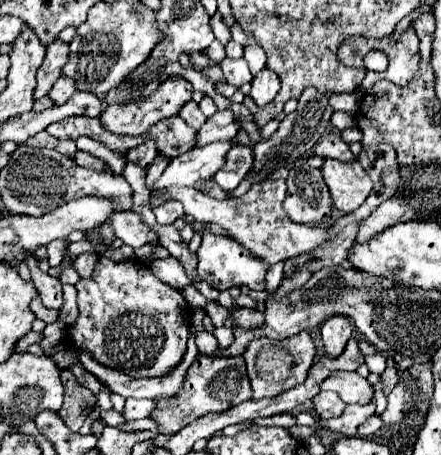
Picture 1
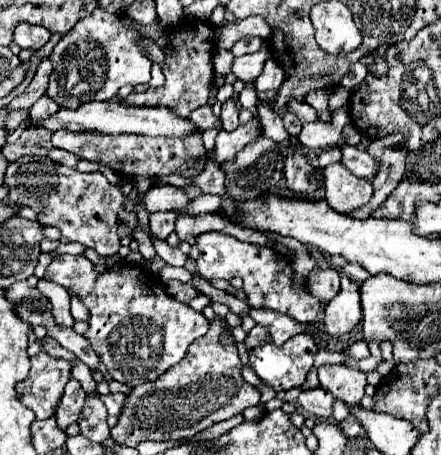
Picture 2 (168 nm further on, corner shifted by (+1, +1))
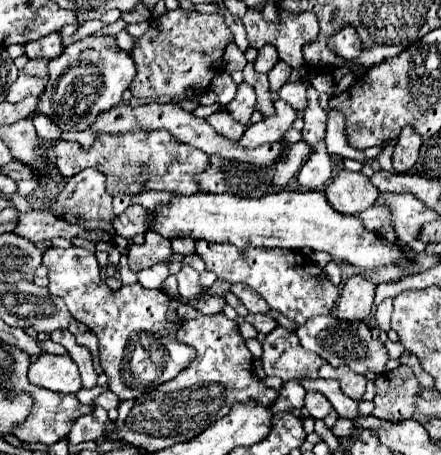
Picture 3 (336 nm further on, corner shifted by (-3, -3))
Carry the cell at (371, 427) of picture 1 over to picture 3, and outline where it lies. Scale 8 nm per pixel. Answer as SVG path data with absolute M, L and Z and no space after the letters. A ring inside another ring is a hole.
M338 418L338 422L334 424L332 432L334 432L334 436L338 436L338 438L352 438L352 434L354 434L354 424L348 422L346 418Z

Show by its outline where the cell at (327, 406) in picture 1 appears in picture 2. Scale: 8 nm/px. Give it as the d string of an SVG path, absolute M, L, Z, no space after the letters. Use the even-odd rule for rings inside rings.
M314 388L306 390L298 396L298 404L308 412L318 418L330 418L332 416L332 404L334 396L328 394L324 388Z

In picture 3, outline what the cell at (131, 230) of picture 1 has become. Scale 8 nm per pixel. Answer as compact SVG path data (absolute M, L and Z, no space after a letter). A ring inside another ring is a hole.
M182 264L182 270L176 274L176 278L178 278L178 292L182 298L192 298L202 290L198 282L198 272L188 264Z

